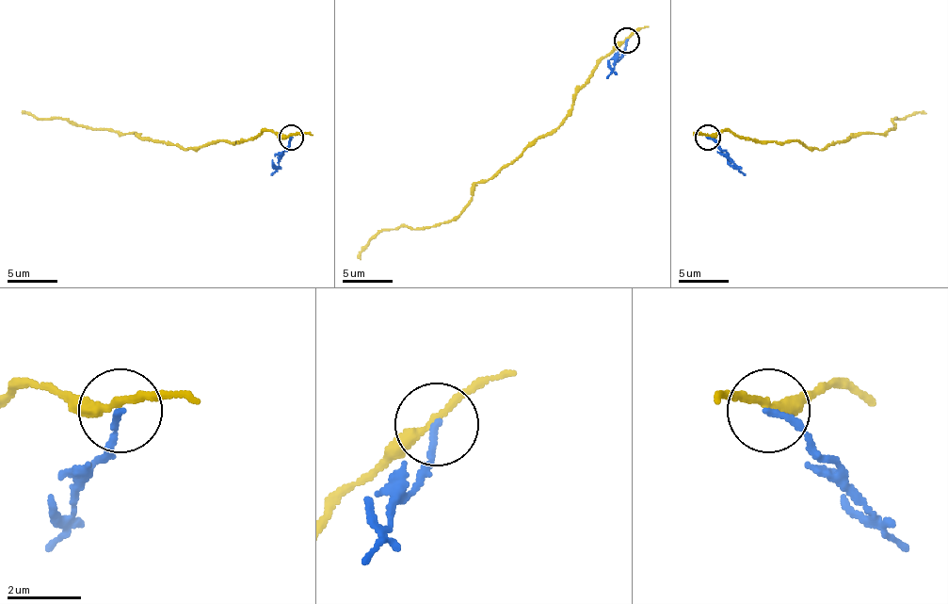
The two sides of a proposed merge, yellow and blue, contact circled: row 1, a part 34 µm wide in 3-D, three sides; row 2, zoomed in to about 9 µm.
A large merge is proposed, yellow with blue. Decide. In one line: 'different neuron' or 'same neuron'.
different neuron

